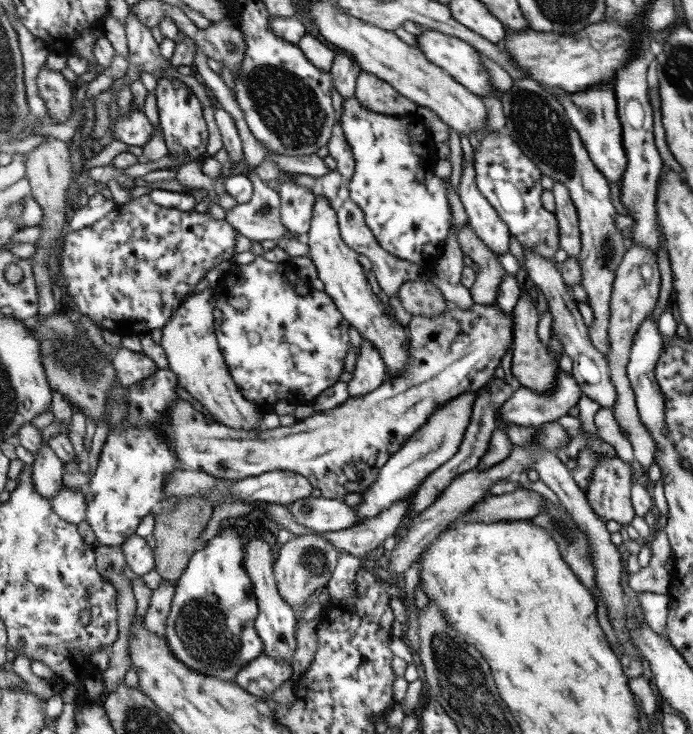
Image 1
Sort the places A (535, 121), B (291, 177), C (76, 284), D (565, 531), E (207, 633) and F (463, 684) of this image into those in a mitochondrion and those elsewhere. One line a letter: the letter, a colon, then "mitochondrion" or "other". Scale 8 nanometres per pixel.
A: mitochondrion
B: other
C: other
D: mitochondrion
E: mitochondrion
F: mitochondrion

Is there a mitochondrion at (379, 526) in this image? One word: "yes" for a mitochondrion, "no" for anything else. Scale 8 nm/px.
no

